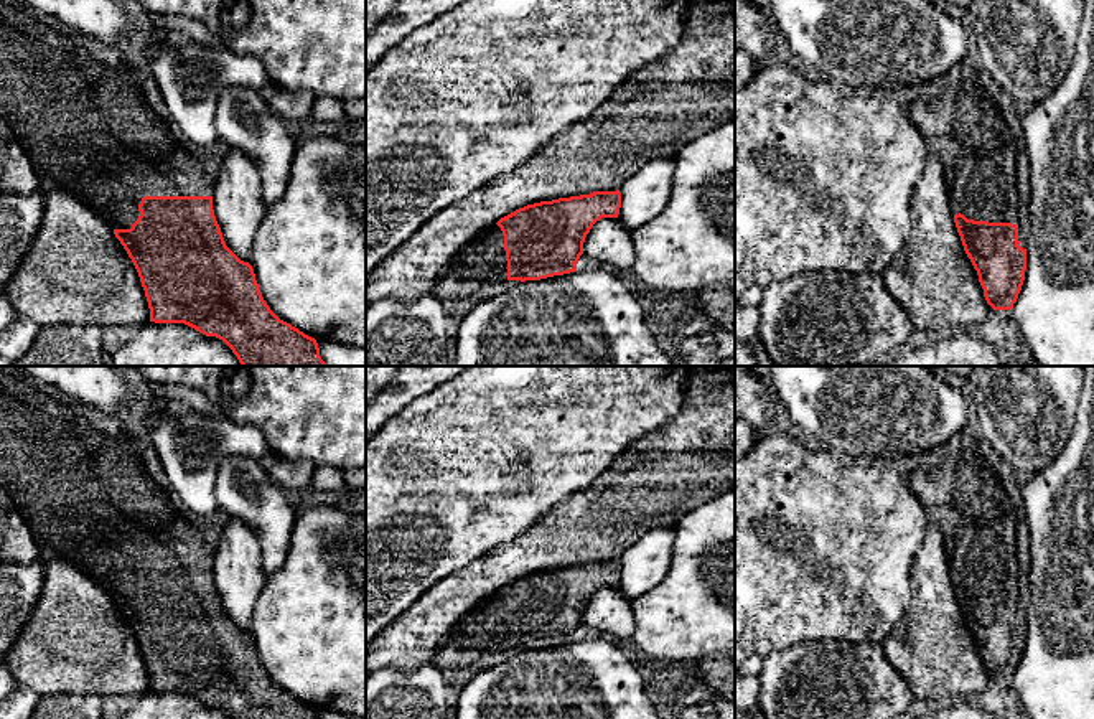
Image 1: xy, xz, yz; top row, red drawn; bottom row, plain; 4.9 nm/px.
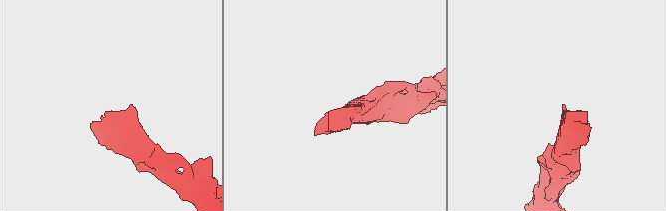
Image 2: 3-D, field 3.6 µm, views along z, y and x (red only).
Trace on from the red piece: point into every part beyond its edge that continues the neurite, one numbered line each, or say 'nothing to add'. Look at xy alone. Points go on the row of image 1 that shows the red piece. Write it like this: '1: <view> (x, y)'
1: xy (91, 117)

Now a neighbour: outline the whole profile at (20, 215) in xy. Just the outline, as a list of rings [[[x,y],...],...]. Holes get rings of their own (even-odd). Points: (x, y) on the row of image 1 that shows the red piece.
[[[44,193],[0,195],[0,290],[28,254],[44,214]]]

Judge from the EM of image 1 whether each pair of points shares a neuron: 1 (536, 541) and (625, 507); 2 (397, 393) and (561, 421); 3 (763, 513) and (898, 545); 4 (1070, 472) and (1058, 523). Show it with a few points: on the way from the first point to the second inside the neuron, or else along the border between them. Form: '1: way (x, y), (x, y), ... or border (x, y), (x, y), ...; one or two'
1: way (557, 540), (603, 521); one
2: border (442, 383), (414, 398), (388, 419); two
3: way (796, 543), (865, 545); one
4: way (1070, 485), (1070, 510); one

